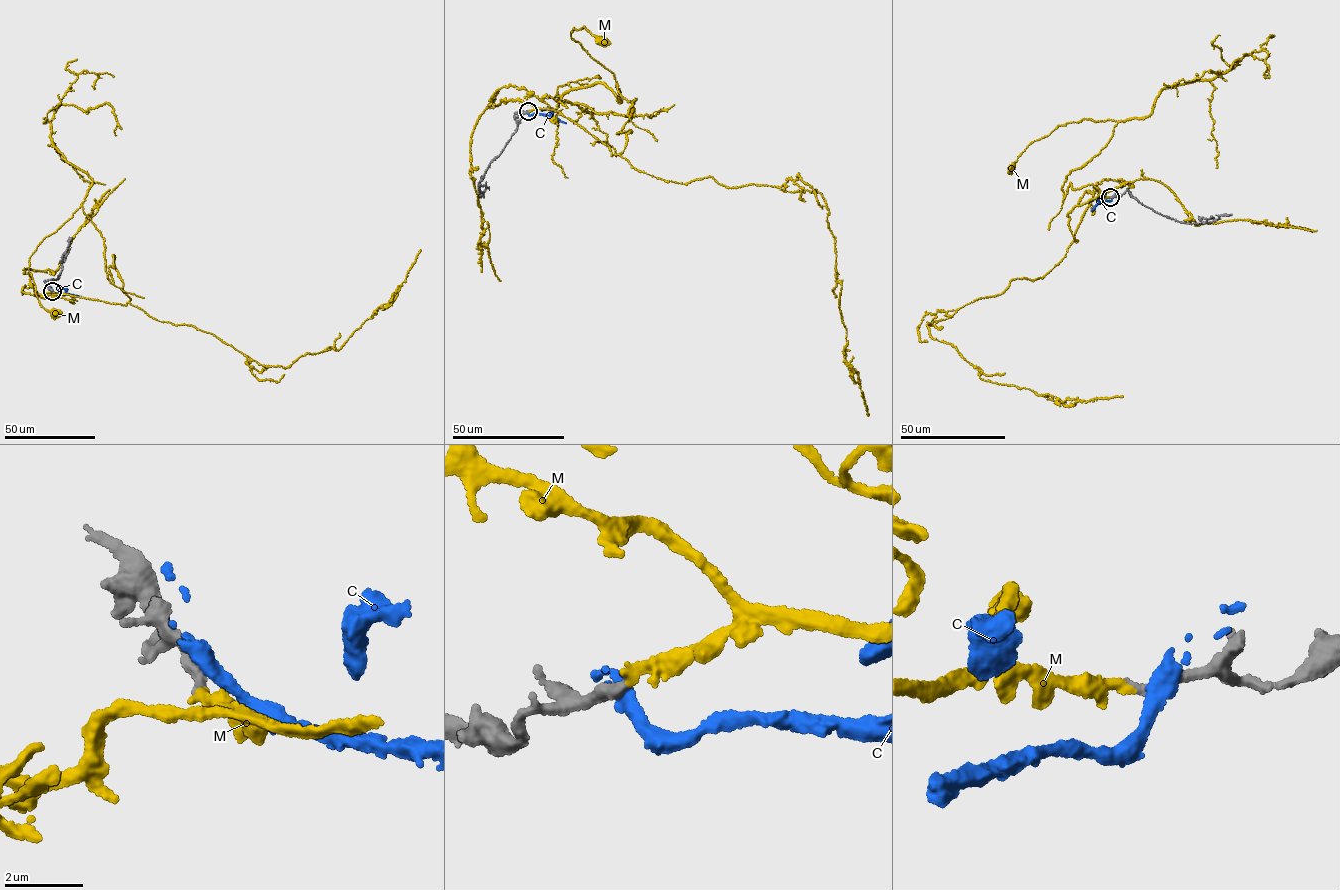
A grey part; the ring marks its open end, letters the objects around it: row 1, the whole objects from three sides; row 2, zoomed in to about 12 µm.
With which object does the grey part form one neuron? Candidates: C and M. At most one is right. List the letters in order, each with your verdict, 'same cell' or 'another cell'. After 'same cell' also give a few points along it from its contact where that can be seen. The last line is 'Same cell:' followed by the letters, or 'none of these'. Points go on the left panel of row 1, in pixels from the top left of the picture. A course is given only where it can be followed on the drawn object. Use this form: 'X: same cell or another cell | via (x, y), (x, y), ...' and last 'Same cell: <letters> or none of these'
C: another cell
M: same cell | via (52, 291), (130, 299), (113, 255), (108, 279), (103, 238), (81, 206), (28, 260), (40, 303), (57, 313)
Same cell: M

